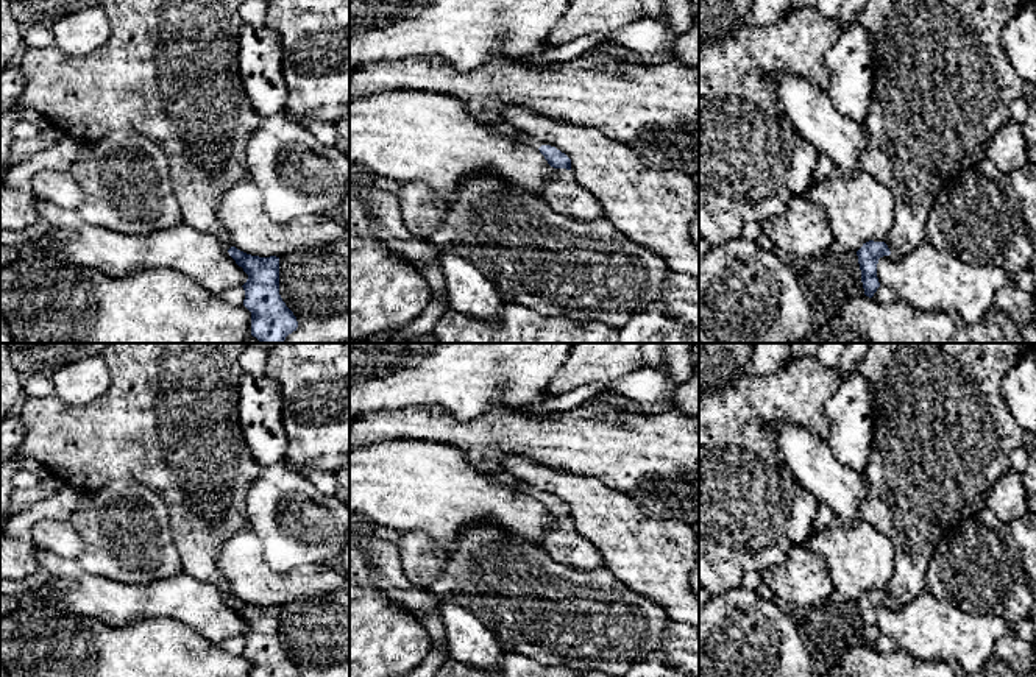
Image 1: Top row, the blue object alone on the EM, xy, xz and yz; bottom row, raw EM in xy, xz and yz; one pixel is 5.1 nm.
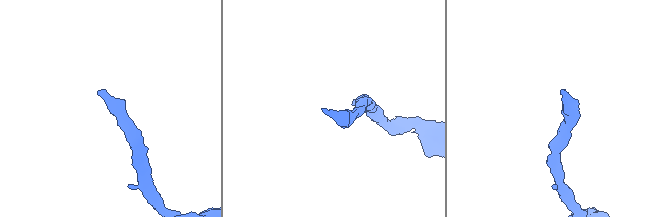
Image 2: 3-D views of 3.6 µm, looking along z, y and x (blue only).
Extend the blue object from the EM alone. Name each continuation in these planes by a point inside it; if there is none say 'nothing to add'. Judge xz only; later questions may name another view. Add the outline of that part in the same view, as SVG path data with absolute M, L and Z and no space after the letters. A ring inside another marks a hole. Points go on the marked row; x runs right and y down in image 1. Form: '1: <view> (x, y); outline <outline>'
1: xz (562, 194); outline M555 168L557 175L545 186L541 198L559 214L576 222L604 218L599 201L580 187L571 170Z

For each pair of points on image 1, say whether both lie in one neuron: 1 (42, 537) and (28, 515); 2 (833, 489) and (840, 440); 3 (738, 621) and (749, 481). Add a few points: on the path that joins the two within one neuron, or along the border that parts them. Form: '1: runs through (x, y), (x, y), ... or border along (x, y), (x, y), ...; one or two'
1: border along (69, 520), (39, 520), (31, 531), (35, 546); two
2: border along (829, 442), (833, 454), (844, 465), (862, 473); two
3: border along (740, 585), (715, 596); two

